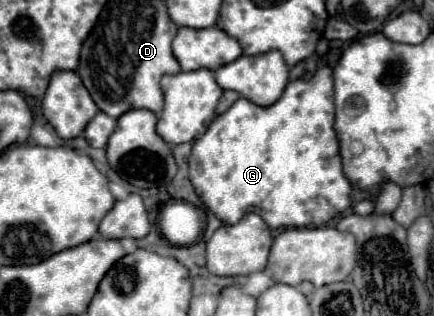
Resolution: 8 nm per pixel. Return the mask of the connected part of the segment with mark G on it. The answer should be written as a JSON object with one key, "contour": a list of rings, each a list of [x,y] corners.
{"contour":[[[320,63],[316,73],[312,75],[312,79],[304,81],[304,79],[294,79],[286,85],[282,97],[270,105],[270,107],[260,107],[260,105],[254,105],[252,101],[240,97],[228,111],[224,111],[222,115],[218,115],[206,129],[204,135],[200,135],[196,141],[194,141],[194,147],[192,147],[192,155],[188,159],[188,165],[190,165],[190,181],[198,193],[198,197],[202,199],[202,203],[222,221],[222,223],[238,223],[246,213],[250,211],[256,211],[272,229],[278,229],[278,227],[318,227],[318,225],[324,225],[328,223],[332,217],[344,213],[350,205],[352,205],[352,185],[346,181],[346,177],[342,175],[342,163],[340,163],[340,153],[338,153],[338,139],[334,135],[334,91],[332,91],[332,67],[326,65],[326,63]]]}

